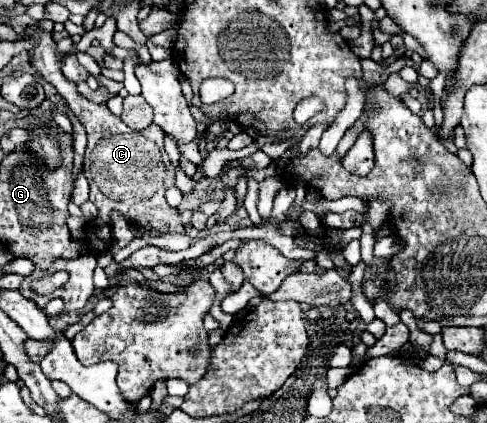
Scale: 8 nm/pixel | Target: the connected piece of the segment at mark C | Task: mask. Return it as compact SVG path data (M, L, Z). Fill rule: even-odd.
M107 19L100 28L85 33L83 39L73 45L67 53L57 49L57 43L53 41L53 35L49 31L37 29L33 39L39 39L39 45L33 49L33 59L31 67L49 81L57 93L67 101L69 109L77 115L77 119L83 123L87 131L87 151L85 151L85 165L83 173L91 185L91 195L89 199L97 205L99 217L95 221L85 223L85 243L87 247L83 253L101 253L111 247L111 213L119 211L127 223L143 229L153 229L159 233L183 233L183 223L177 213L177 209L169 207L165 201L165 191L175 185L175 167L171 165L165 149L163 149L163 139L165 133L161 127L151 123L147 131L135 131L127 127L117 115L113 115L105 103L93 103L87 97L83 97L77 91L77 85L71 83L69 79L63 77L61 73L61 63L67 55L75 53L85 53L91 47L91 41L99 40L104 50L110 51L115 47L113 36L116 31L116 21Z

